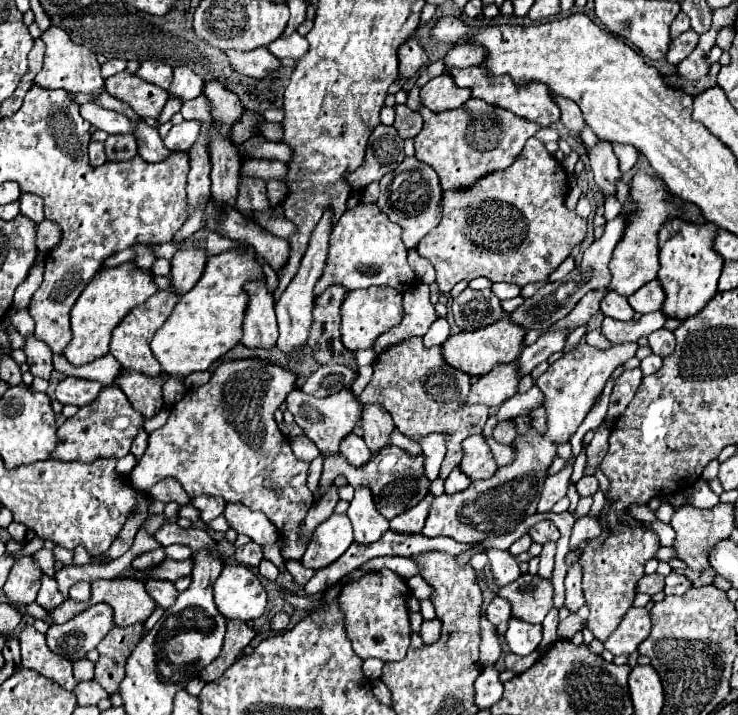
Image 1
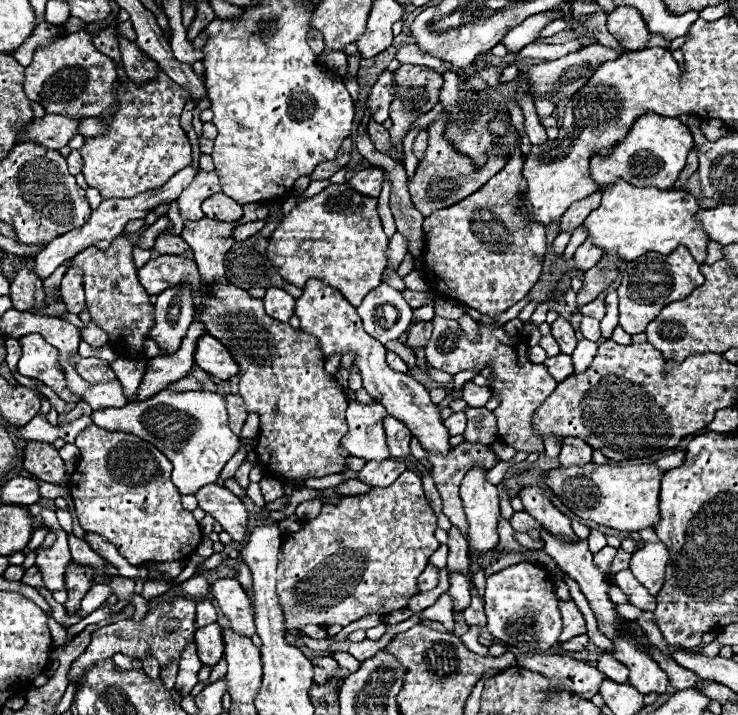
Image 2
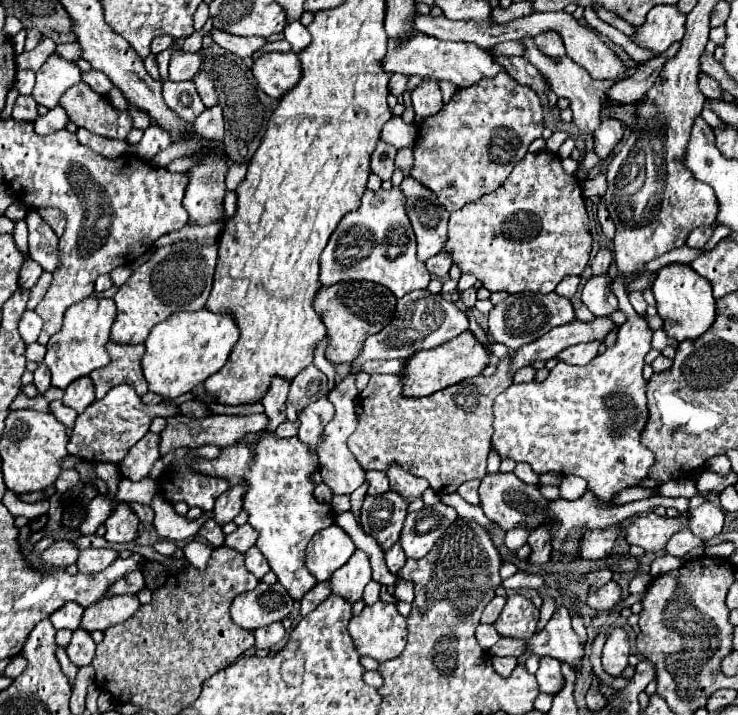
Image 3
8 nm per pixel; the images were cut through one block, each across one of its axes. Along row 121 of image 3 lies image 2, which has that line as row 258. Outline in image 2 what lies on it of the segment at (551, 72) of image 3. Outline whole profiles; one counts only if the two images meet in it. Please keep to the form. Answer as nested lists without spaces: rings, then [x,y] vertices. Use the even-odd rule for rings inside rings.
[[[586,240],[586,242],[576,250],[576,254],[574,254],[576,270],[580,270],[580,272],[590,270],[592,266],[596,266],[596,264],[600,262],[602,254],[604,254],[602,250],[598,250],[596,246],[592,246],[592,242],[590,242],[590,240]]]

